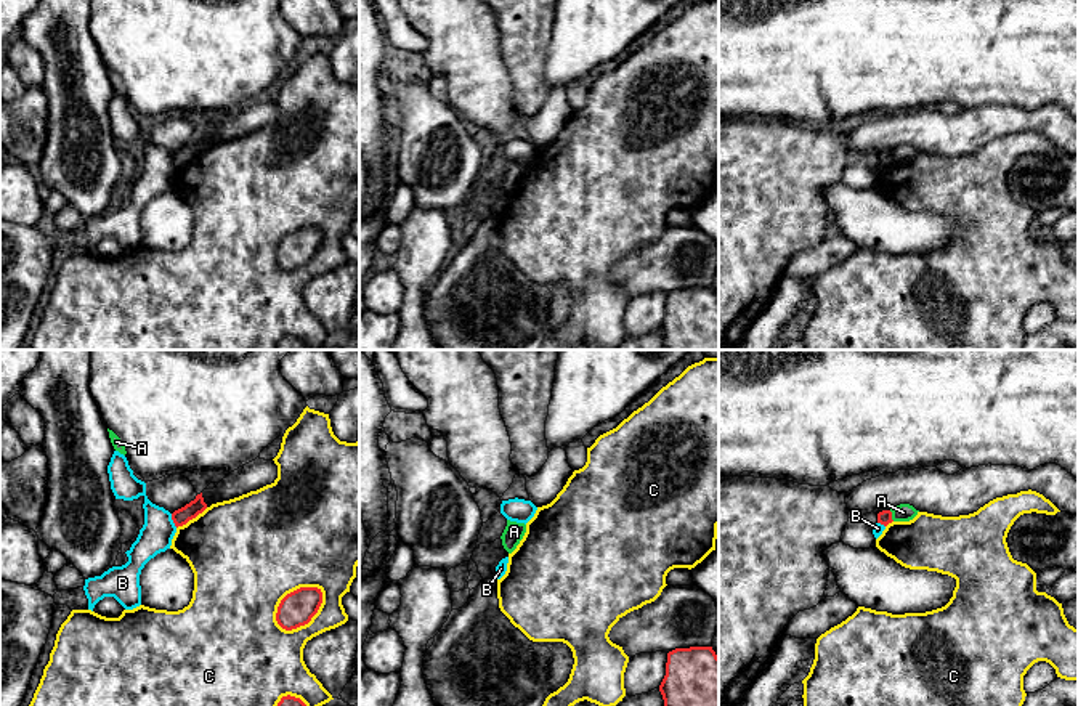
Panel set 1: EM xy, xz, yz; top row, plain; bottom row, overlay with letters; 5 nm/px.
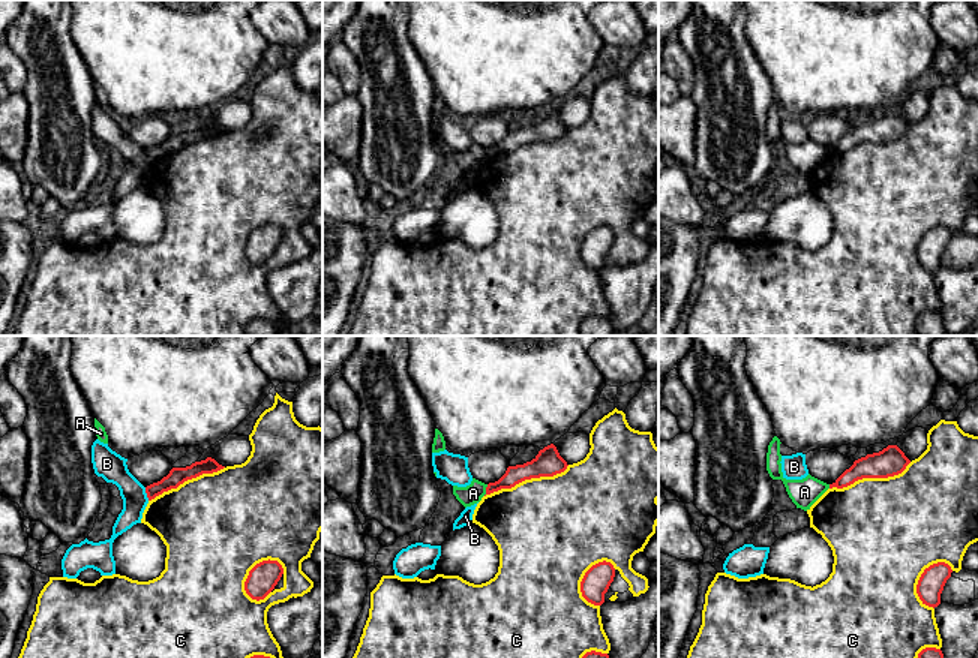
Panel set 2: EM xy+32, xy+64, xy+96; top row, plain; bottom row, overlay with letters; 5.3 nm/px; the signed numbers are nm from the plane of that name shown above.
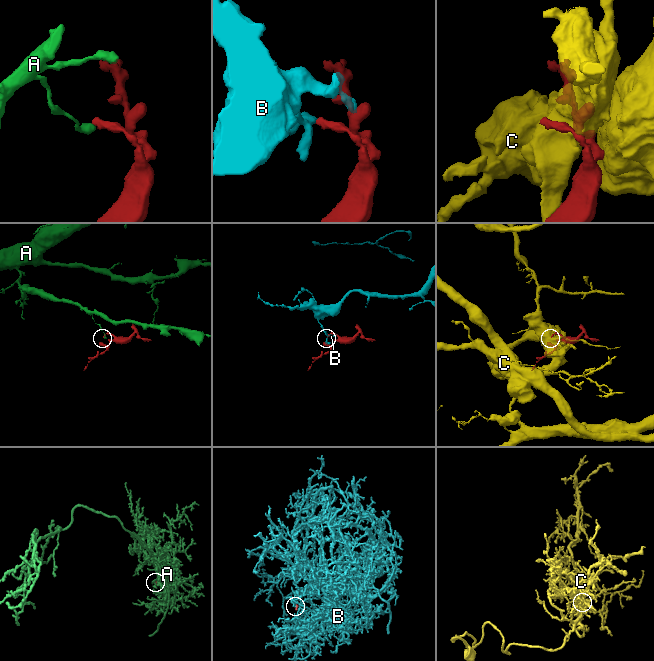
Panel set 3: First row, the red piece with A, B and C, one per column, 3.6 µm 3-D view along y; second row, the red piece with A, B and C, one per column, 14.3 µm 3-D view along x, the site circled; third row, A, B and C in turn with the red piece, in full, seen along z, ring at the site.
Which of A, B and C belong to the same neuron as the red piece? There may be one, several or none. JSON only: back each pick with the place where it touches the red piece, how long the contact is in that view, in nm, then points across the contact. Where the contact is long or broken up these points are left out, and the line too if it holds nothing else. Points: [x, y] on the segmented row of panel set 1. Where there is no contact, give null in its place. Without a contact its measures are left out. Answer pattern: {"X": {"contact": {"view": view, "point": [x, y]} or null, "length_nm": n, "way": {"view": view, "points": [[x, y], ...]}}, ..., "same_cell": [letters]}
{"same_cell": []}

